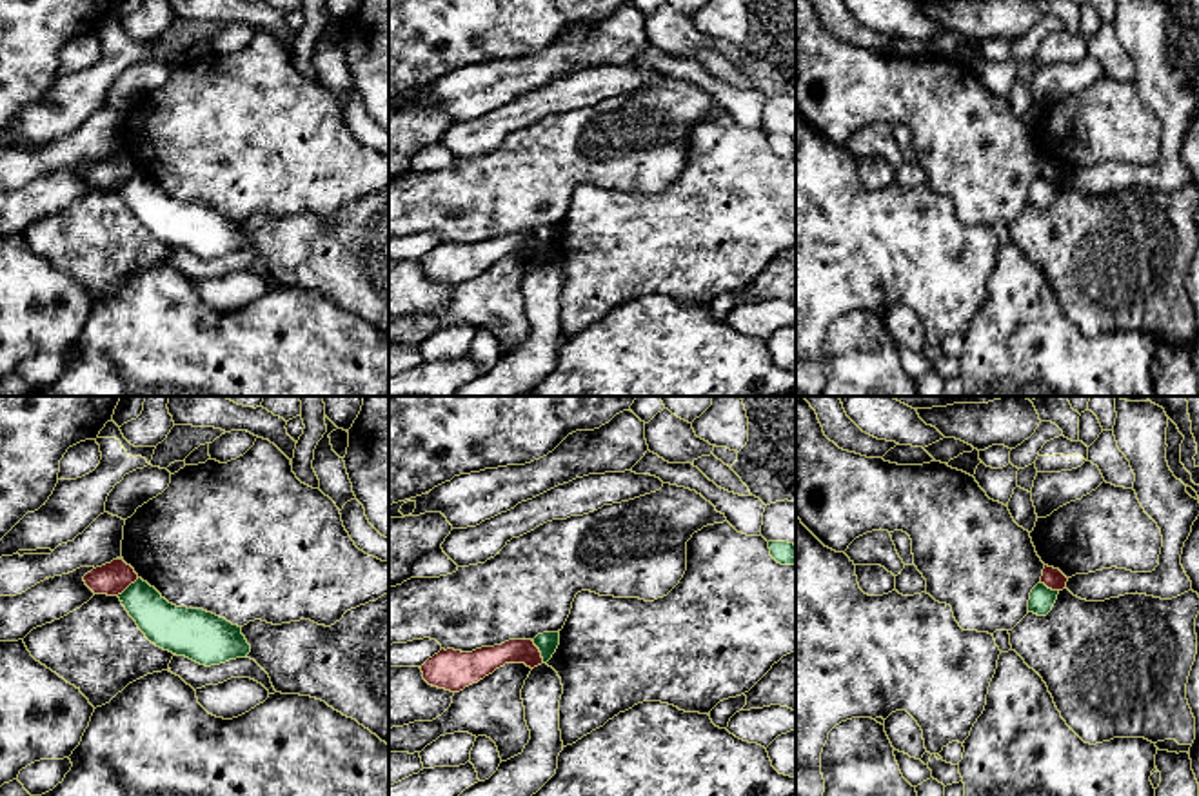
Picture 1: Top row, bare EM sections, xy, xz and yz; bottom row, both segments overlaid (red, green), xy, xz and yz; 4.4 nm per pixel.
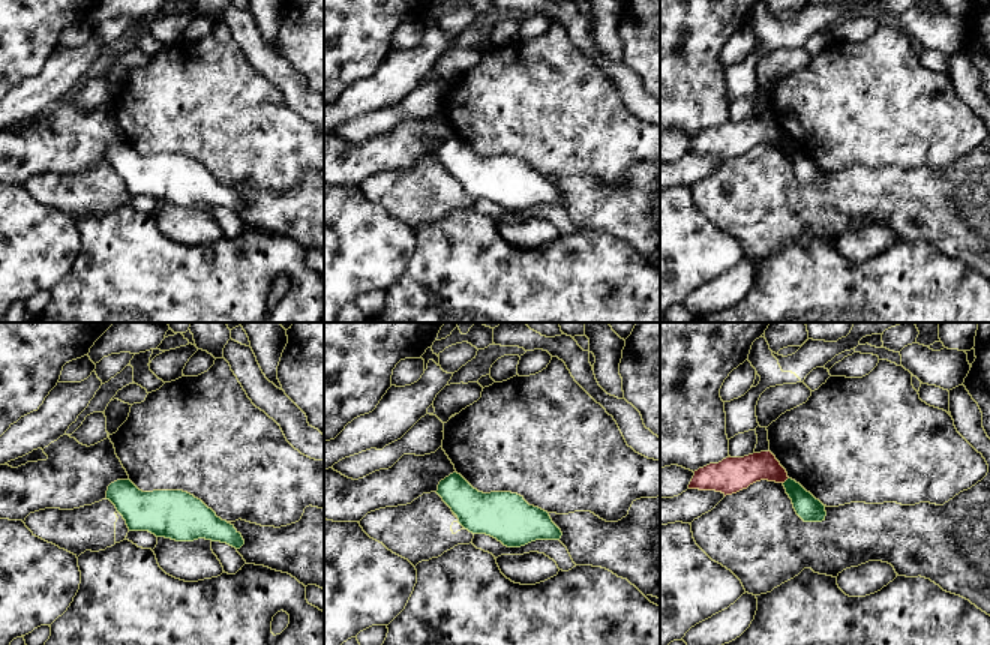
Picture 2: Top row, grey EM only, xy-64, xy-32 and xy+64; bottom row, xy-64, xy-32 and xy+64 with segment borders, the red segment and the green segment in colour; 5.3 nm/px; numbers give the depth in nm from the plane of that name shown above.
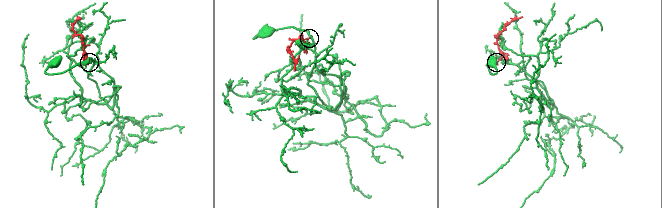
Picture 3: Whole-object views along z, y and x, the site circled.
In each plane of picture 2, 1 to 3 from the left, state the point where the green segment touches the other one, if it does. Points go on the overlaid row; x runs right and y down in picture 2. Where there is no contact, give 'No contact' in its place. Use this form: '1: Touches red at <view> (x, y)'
1: No contact
2: No contact
3: Touches red at xy+64 (786, 479)

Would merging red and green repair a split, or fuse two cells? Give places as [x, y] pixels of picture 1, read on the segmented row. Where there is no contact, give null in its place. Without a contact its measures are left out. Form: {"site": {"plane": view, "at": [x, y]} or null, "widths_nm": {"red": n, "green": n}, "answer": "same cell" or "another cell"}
{"site": {"plane": "xz", "at": [538, 651]}, "widths_nm": {"red": 120, "green": 90}, "answer": "another cell"}

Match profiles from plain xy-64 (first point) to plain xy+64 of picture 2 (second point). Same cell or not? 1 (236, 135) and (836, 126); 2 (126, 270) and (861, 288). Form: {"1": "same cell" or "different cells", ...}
{"1": "same cell", "2": "same cell"}

